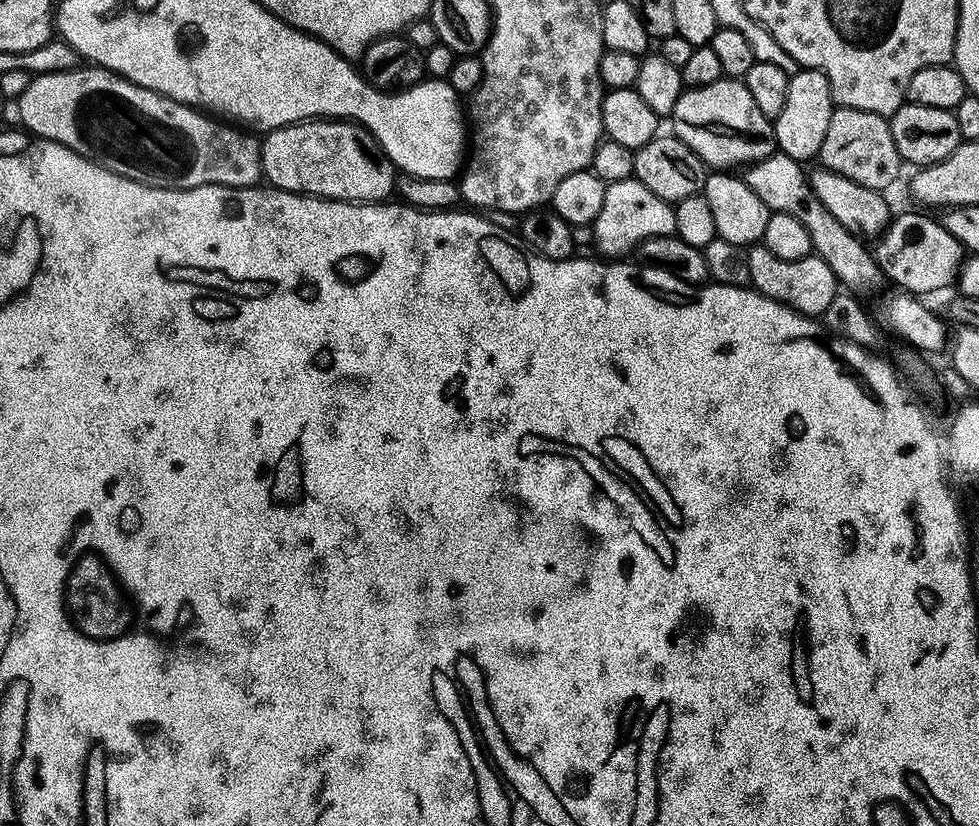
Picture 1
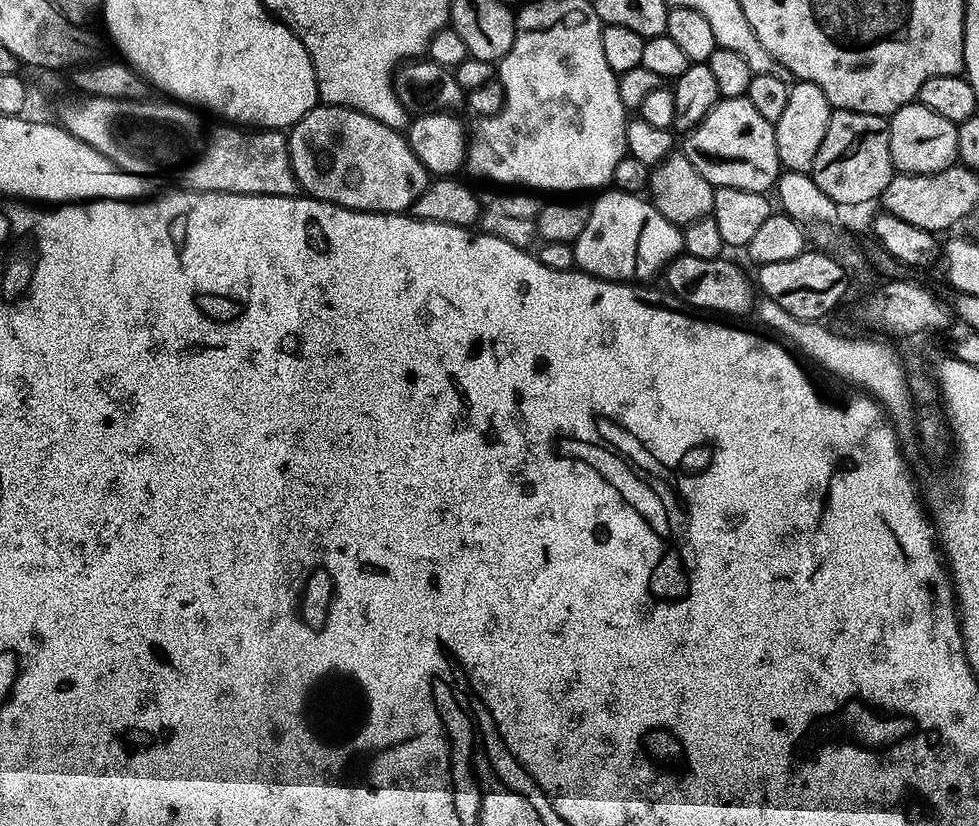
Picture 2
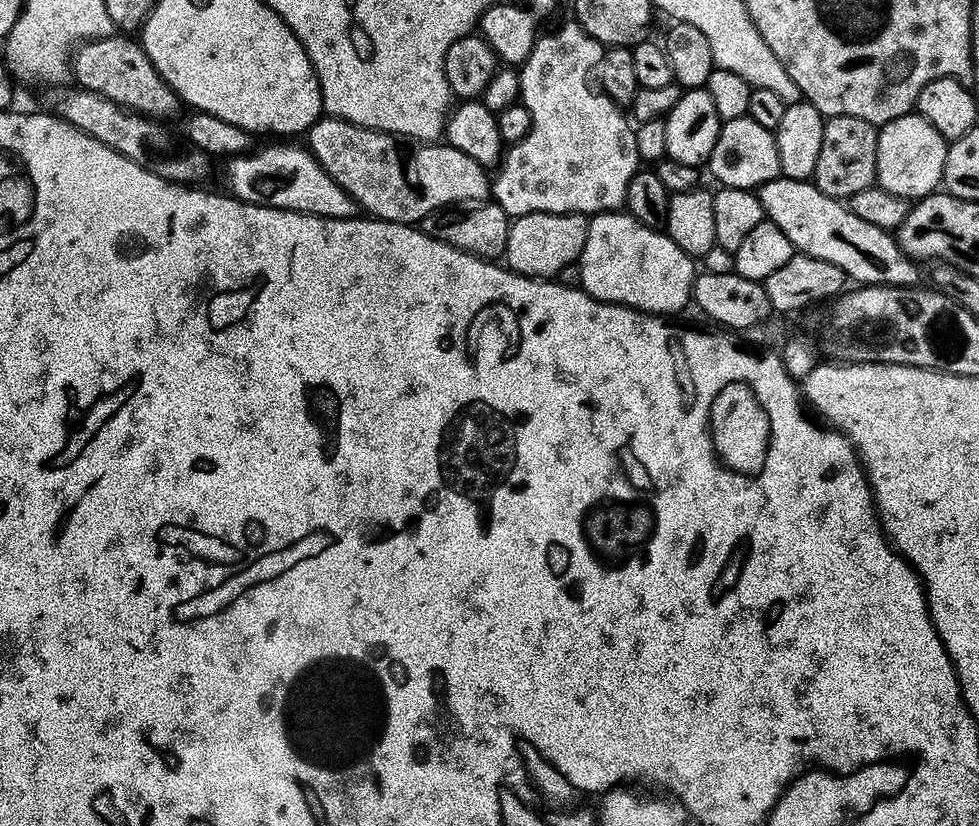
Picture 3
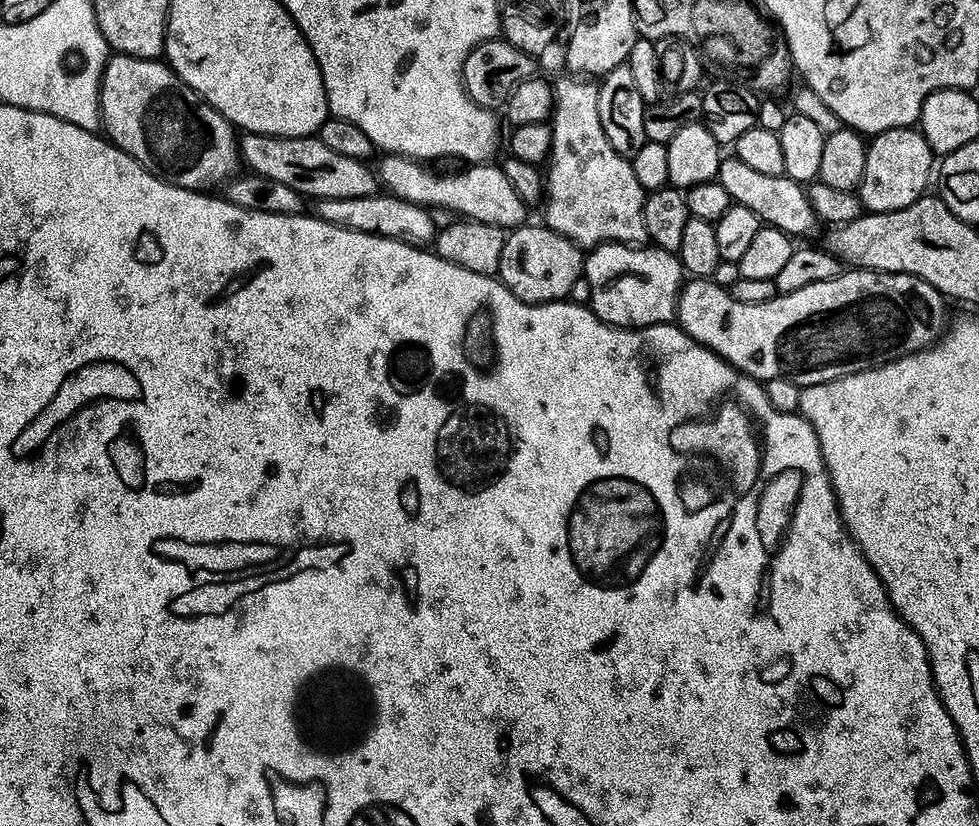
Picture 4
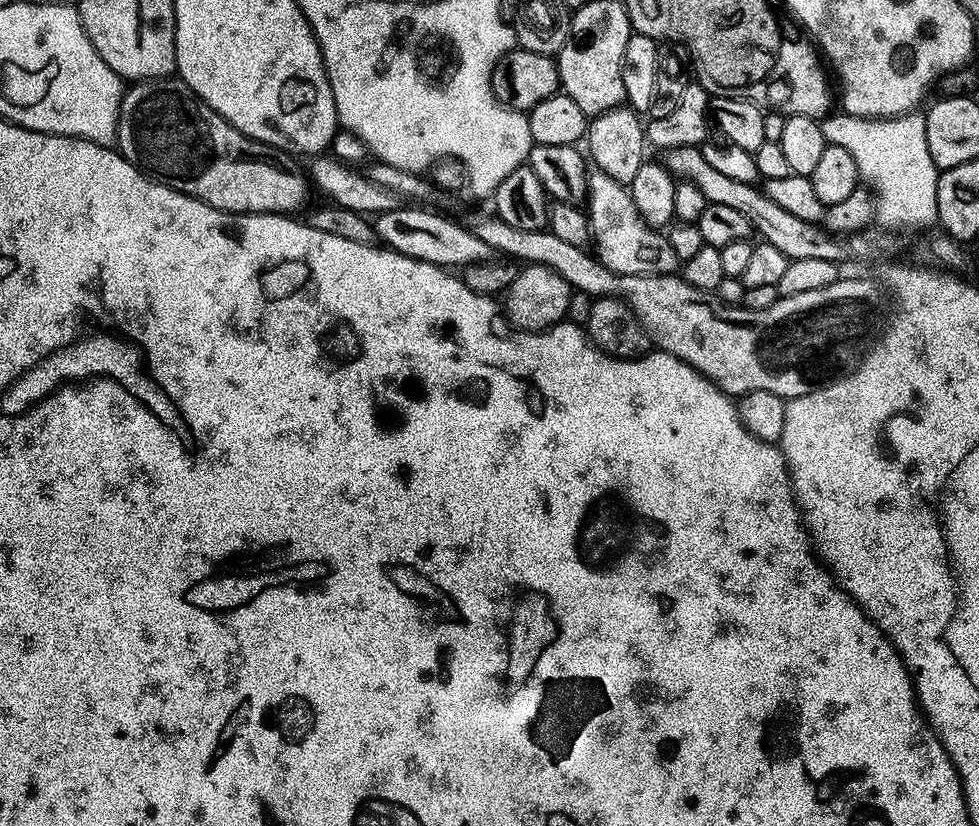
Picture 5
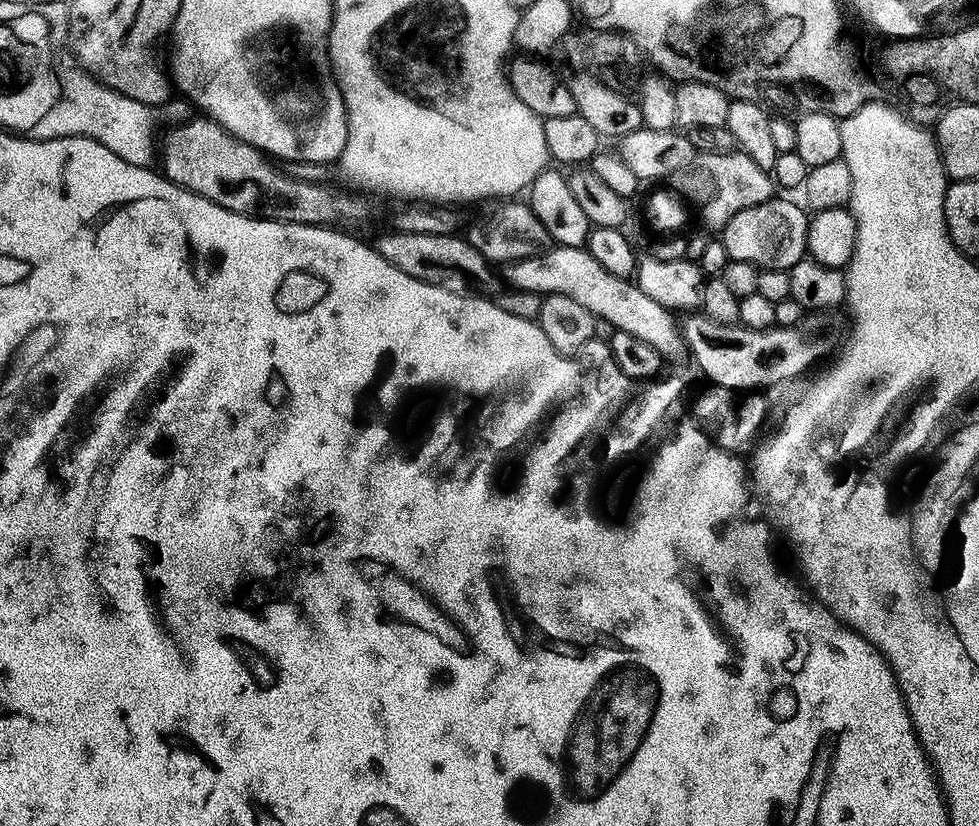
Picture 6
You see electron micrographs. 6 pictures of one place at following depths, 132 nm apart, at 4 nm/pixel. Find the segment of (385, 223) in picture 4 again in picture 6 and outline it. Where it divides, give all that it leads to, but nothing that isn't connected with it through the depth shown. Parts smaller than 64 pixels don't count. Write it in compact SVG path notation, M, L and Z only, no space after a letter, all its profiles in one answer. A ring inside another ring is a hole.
M549 246L536 256L522 258L503 265L502 276L514 288L537 294L562 294L566 298L574 298L574 302L586 306L588 313L594 318L605 320L617 332L632 334L641 339L646 346L658 352L665 361L676 360L685 355L684 341L671 320L669 309L658 306L654 298L646 298L642 290L631 279L615 277L599 264L588 252L587 247L565 248Z

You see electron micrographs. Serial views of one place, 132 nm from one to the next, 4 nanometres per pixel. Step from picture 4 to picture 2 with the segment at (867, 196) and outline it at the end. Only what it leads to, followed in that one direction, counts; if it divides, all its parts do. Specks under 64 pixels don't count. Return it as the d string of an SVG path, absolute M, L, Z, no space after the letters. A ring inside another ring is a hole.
M913 102L892 113L888 120L888 137L892 166L897 173L921 176L931 172L941 172L957 163L960 143L958 125L934 114L926 105Z

